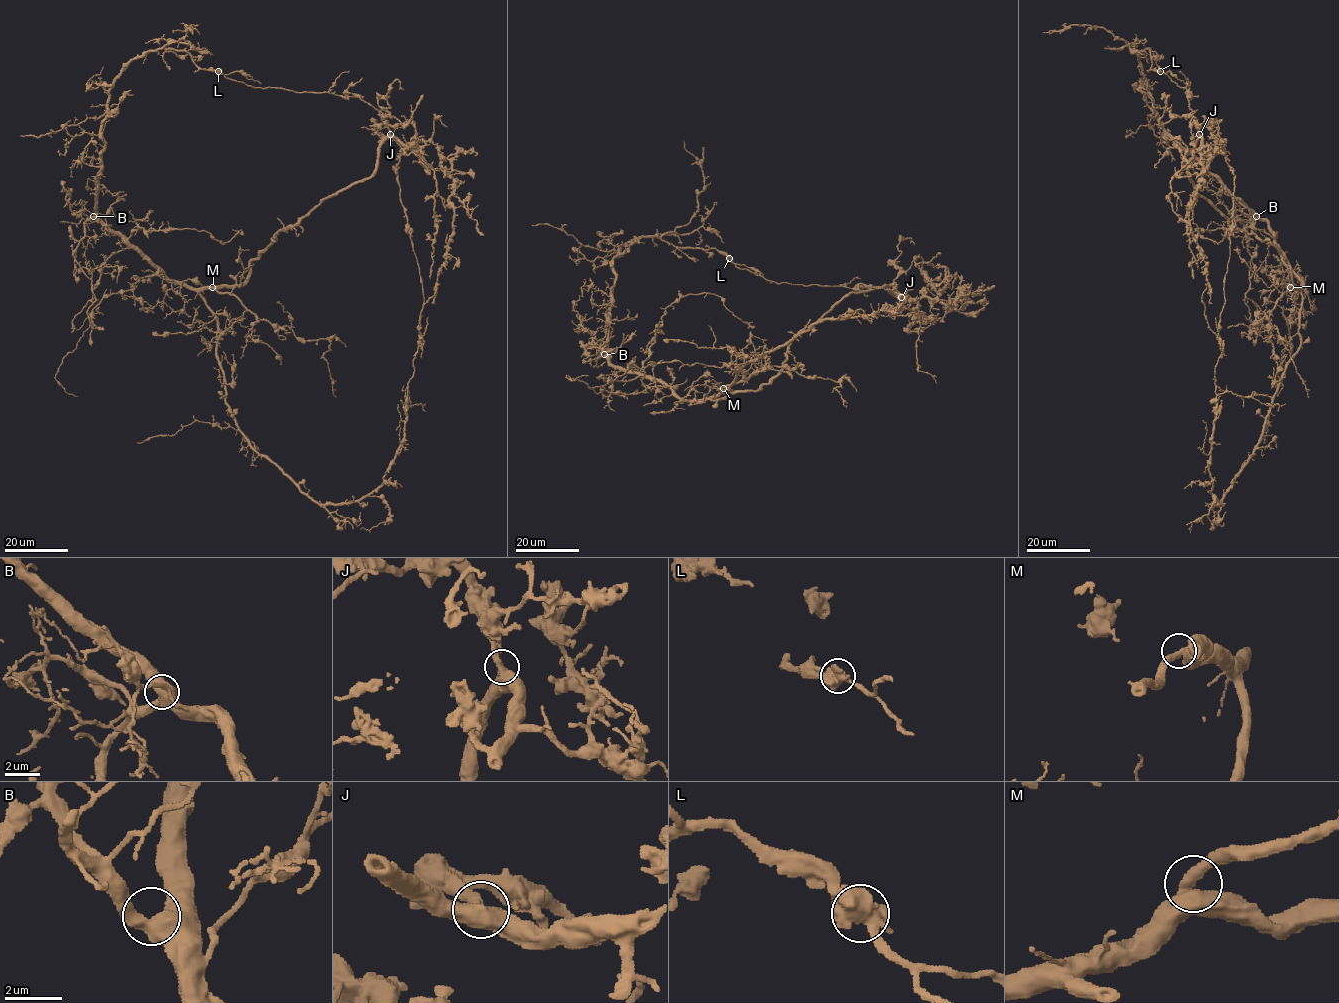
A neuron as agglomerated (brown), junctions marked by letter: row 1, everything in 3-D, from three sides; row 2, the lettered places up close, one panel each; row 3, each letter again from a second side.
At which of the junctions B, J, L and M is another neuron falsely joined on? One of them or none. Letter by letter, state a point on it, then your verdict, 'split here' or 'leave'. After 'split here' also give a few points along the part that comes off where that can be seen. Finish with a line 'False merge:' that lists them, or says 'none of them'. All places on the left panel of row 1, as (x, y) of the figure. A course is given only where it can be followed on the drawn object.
B: at (93, 216); leave
J: at (390, 134); leave
L: at (218, 71); leave
M: at (212, 287); leave
False merge: none of them

